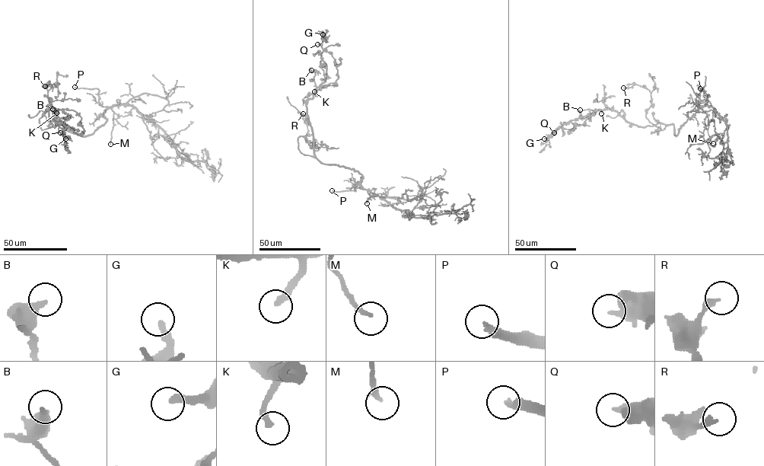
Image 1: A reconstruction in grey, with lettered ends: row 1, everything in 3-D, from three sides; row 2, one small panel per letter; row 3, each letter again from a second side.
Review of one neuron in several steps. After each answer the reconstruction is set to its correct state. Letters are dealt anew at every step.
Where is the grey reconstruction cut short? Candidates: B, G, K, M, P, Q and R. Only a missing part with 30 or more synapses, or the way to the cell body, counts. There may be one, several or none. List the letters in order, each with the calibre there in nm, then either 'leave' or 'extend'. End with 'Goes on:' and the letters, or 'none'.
B: 360 nm | leave
G: 300 nm | leave
K: 280 nm | extend
M: 200 nm | leave
P: 320 nm | extend
Q: 420 nm | leave
R: 240 nm | leave
Goes on: K, P

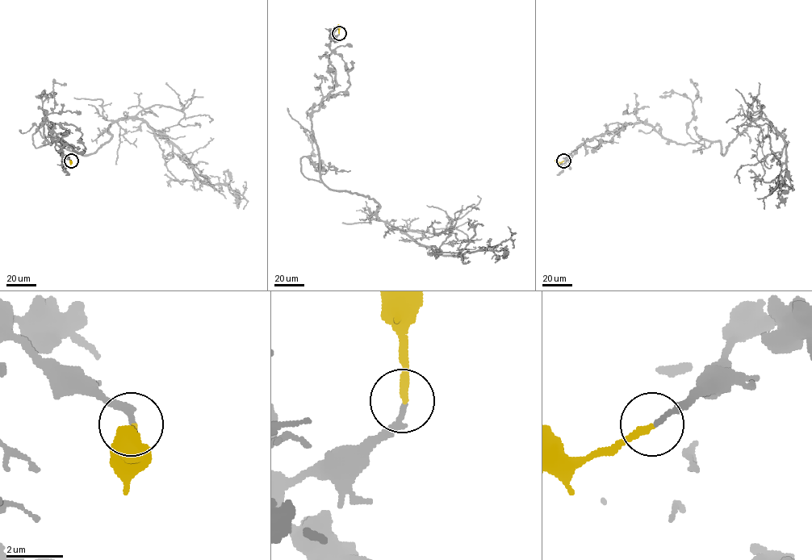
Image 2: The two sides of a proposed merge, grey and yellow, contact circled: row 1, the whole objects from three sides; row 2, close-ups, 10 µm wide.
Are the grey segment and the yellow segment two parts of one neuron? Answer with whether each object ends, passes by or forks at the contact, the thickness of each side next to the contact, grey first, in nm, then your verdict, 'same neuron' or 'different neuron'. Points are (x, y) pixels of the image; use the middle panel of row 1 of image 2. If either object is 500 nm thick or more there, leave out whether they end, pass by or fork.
grey ends there; yellow ends there; 180 nm thick on the grey side, 240 nm on the other; same neuron

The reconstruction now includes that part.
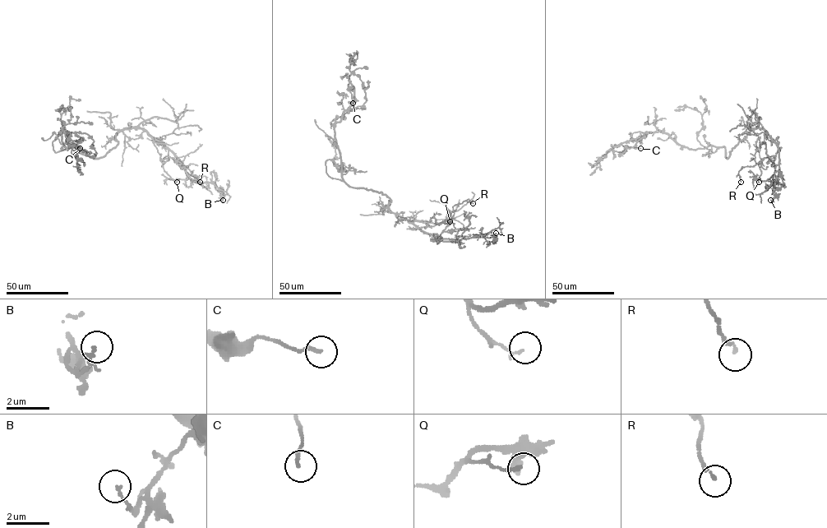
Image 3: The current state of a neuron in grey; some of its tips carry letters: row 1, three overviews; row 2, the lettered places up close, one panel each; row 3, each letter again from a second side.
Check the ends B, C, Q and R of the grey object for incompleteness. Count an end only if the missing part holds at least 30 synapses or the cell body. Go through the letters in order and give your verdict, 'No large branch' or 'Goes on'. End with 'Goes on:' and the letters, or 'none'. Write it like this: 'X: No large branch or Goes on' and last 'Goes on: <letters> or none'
B: No large branch
C: No large branch
Q: No large branch
R: No large branch
Goes on: none

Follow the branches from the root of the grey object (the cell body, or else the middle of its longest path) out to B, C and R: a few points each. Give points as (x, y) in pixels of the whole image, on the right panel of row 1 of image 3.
B: (728, 157), (752, 129), (762, 127), (771, 137), (778, 151), (779, 173), (774, 182), (775, 196), (770, 200)
C: (728, 157), (724, 146), (688, 149), (661, 131), (647, 132), (639, 139), (621, 144), (640, 148)
R: (728, 157), (732, 149), (755, 128), (762, 127), (776, 144), (774, 155), (741, 168), (738, 173), (741, 182)

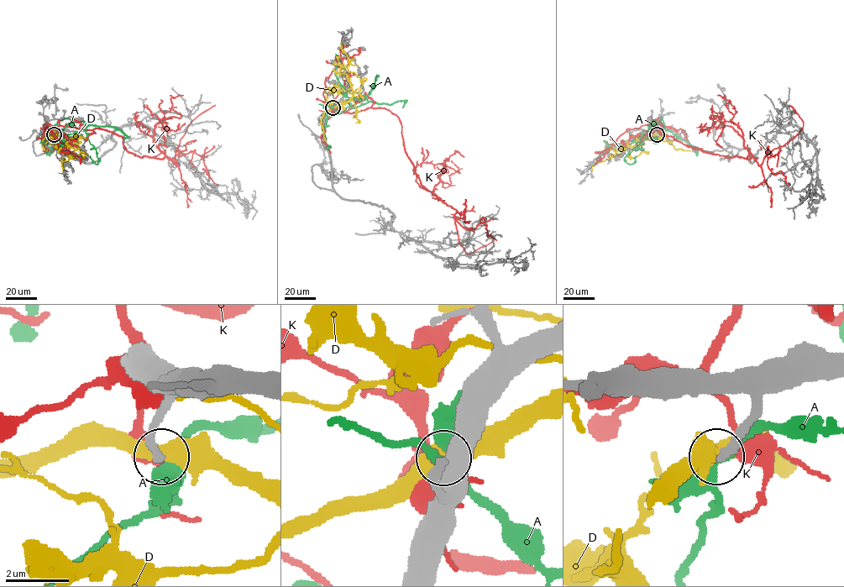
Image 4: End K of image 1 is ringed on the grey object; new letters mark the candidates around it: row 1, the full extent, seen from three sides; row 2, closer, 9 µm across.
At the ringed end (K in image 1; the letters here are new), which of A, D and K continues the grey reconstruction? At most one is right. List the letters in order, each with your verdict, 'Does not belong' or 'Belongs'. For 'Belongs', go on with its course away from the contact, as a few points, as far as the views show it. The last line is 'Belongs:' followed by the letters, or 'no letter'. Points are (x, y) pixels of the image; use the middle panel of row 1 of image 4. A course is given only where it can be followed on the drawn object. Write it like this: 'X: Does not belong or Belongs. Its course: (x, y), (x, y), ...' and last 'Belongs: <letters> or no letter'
A: Does not belong
D: Does not belong
K: Does not belong
Belongs: no letter

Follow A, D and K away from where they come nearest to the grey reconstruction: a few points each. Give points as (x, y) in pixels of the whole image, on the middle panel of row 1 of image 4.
A: (332, 107), (338, 113), (368, 102), (348, 97), (343, 91), (335, 74), (340, 60), (335, 54)
D: (332, 108), (353, 95), (348, 77), (340, 72), (341, 67), (349, 64), (342, 43)
K: (332, 108), (395, 114), (414, 171), (442, 202), (433, 188), (445, 168), (439, 164), (460, 173), (451, 160)

